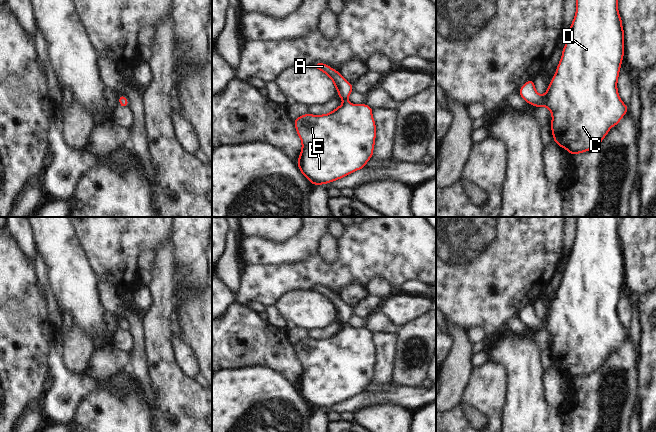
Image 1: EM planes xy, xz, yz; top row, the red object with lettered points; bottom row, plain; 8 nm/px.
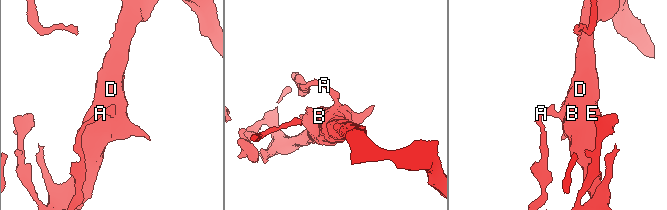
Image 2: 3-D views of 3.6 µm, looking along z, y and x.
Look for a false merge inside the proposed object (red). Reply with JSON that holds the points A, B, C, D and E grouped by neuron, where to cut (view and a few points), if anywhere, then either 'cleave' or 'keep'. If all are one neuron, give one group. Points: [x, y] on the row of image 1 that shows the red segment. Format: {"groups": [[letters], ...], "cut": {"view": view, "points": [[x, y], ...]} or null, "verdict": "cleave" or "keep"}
{"groups": [["A", "B", "C", "D", "E"]], "cut": null, "verdict": "keep"}

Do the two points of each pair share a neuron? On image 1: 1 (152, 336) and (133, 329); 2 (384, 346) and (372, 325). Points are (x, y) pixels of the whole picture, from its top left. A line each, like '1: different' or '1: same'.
1: different
2: different

